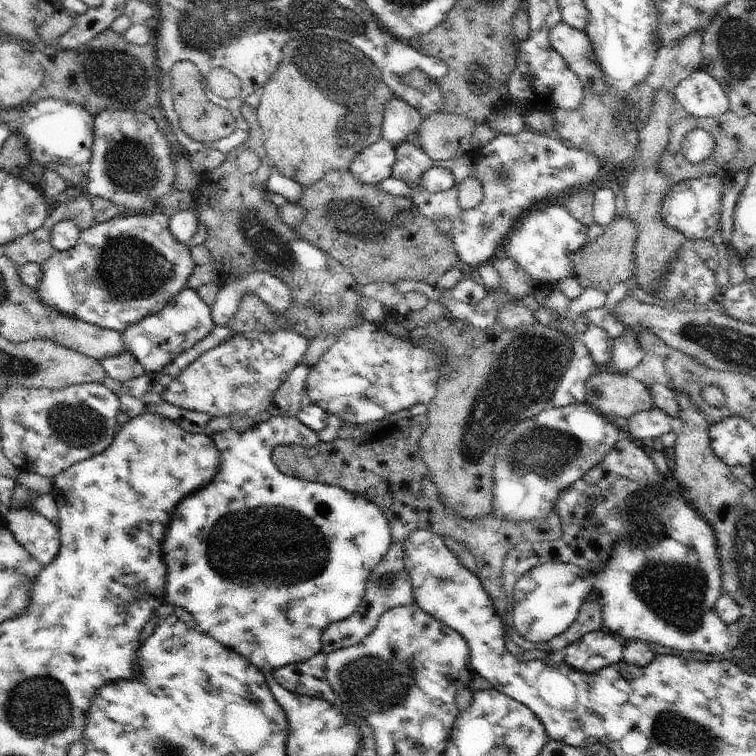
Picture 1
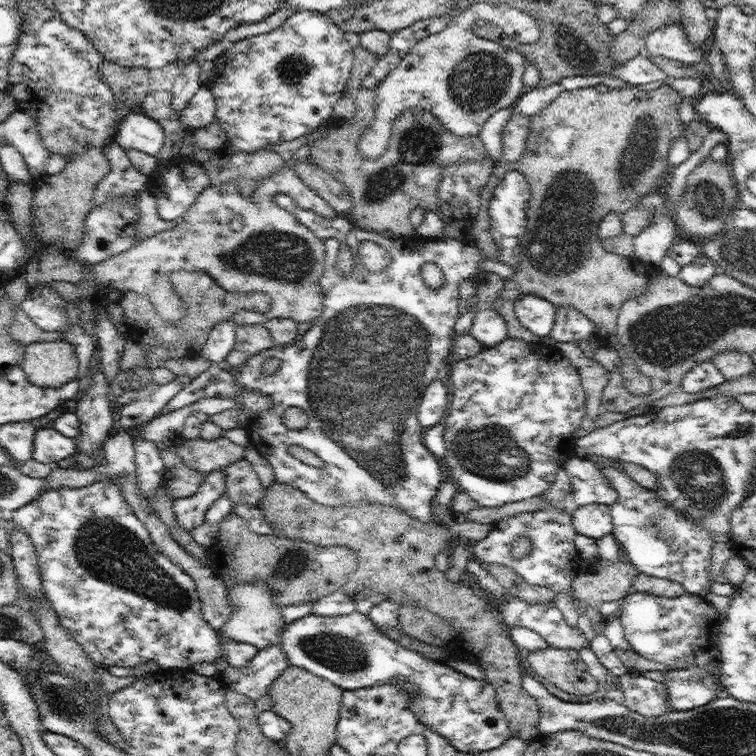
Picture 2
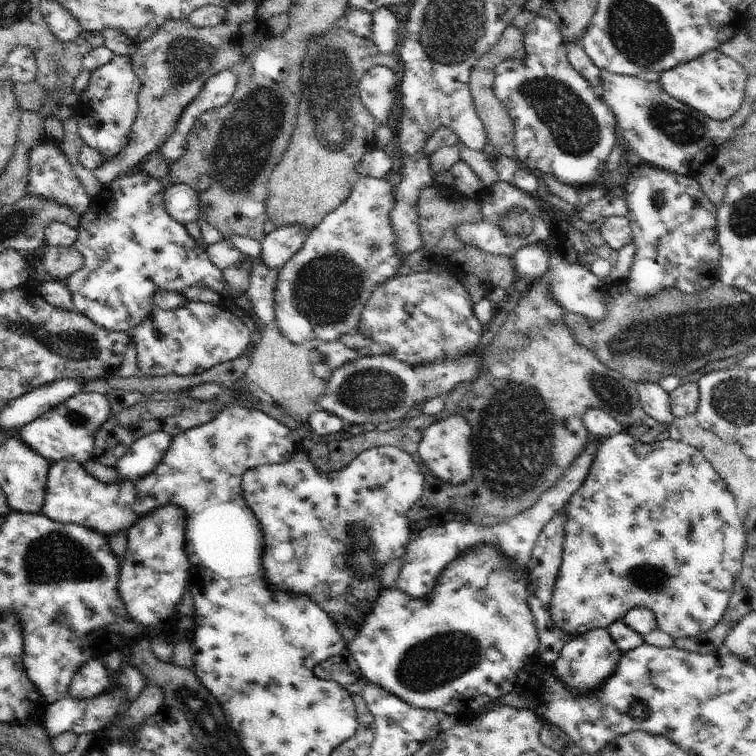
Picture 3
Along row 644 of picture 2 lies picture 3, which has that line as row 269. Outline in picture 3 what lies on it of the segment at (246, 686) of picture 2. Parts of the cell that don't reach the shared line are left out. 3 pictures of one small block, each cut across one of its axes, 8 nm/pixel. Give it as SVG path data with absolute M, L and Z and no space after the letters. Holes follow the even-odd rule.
M290 224L270 232L261 243L262 252L259 260L268 268L280 272L284 264L302 248L310 233L310 230L306 230L300 224Z

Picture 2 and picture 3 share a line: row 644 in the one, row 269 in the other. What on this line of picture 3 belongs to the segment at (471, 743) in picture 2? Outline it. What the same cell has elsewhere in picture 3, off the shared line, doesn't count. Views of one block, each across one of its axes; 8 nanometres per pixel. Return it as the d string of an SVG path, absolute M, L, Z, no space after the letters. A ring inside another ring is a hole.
M384 177L358 178L346 202L330 212L311 231L302 248L284 264L276 282L274 311L275 322L288 342L339 341L342 335L352 333L358 329L364 306L374 290L400 273L405 258L400 258L396 252L396 234L390 222L390 214L396 204L395 197L396 188L390 184L390 180Z

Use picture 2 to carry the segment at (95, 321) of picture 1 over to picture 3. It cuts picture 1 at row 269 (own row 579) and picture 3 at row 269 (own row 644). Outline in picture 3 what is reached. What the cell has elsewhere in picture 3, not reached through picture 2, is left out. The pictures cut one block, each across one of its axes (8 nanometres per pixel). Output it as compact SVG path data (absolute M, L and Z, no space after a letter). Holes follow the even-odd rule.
M137 169L116 178L92 197L90 208L81 215L74 246L82 254L84 264L66 278L65 284L72 296L74 311L106 330L131 333L148 316L152 316L154 296L158 292L181 293L186 288L210 288L220 297L226 294L226 298L232 300L222 272L210 261L207 250L199 246L184 224L174 220L167 212L164 198L166 187L166 181L155 180Z

